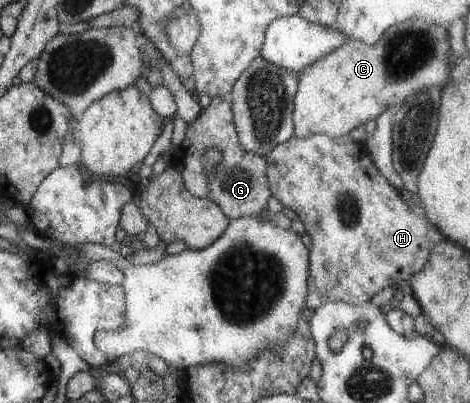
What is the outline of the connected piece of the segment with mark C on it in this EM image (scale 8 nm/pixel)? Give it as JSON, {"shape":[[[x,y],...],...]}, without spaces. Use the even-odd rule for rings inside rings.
{"shape":[[[414,17],[392,25],[371,45],[365,45],[356,39],[346,39],[341,45],[304,67],[297,76],[296,92],[291,102],[293,135],[298,138],[316,133],[324,133],[329,137],[348,135],[352,129],[377,119],[390,107],[398,107],[413,94],[432,87],[441,90],[449,82],[451,68],[446,29],[428,19]]]}

